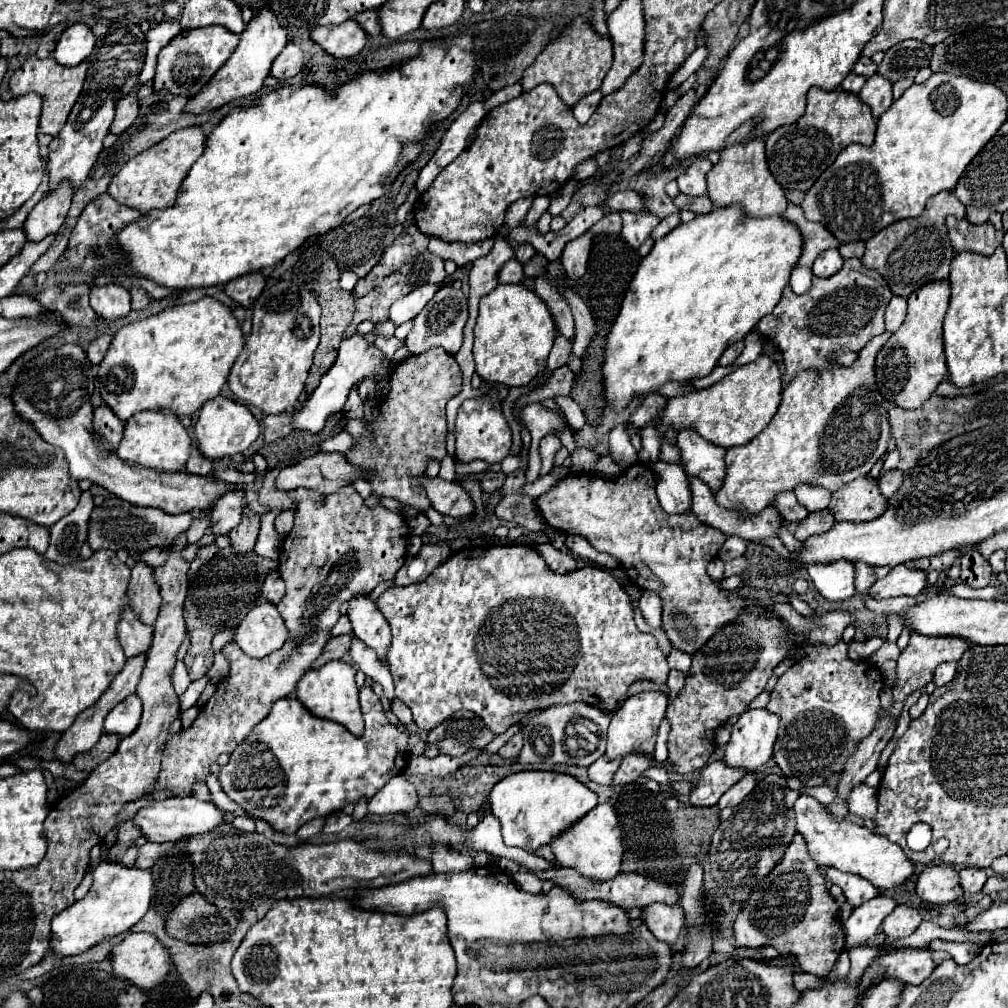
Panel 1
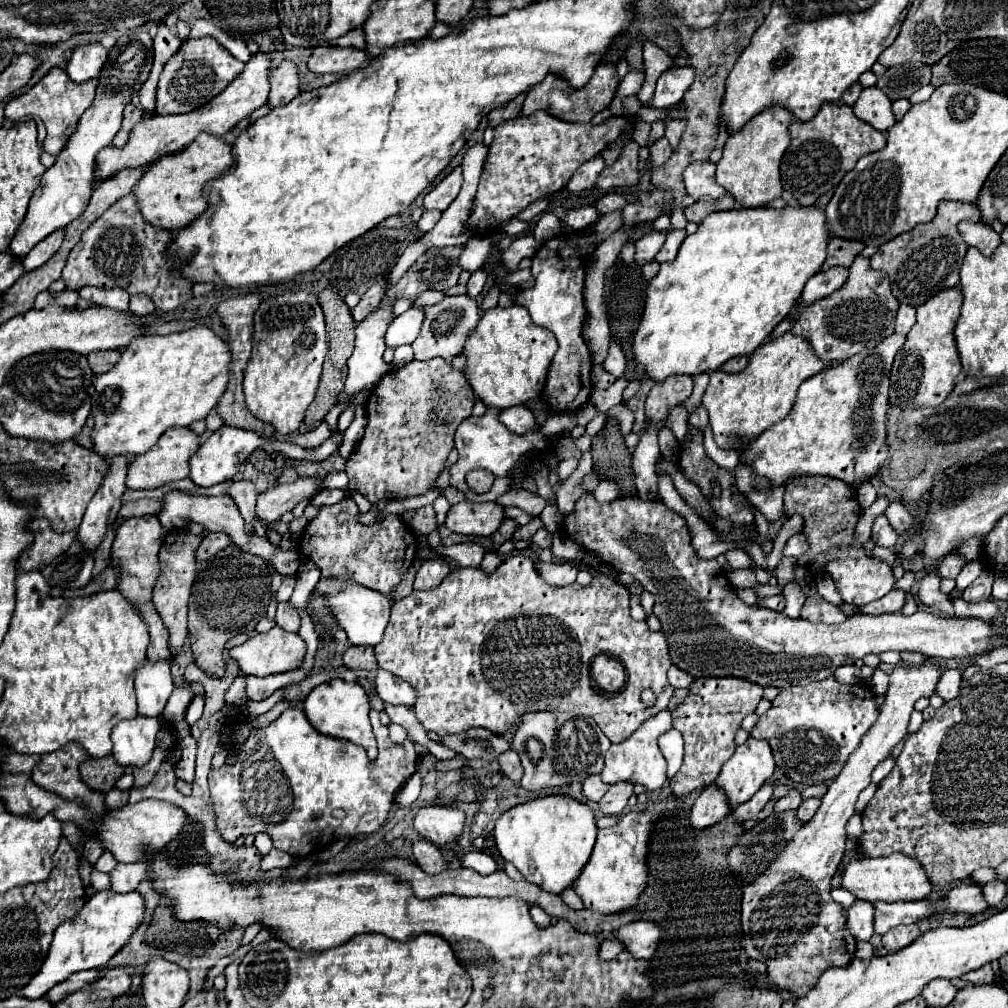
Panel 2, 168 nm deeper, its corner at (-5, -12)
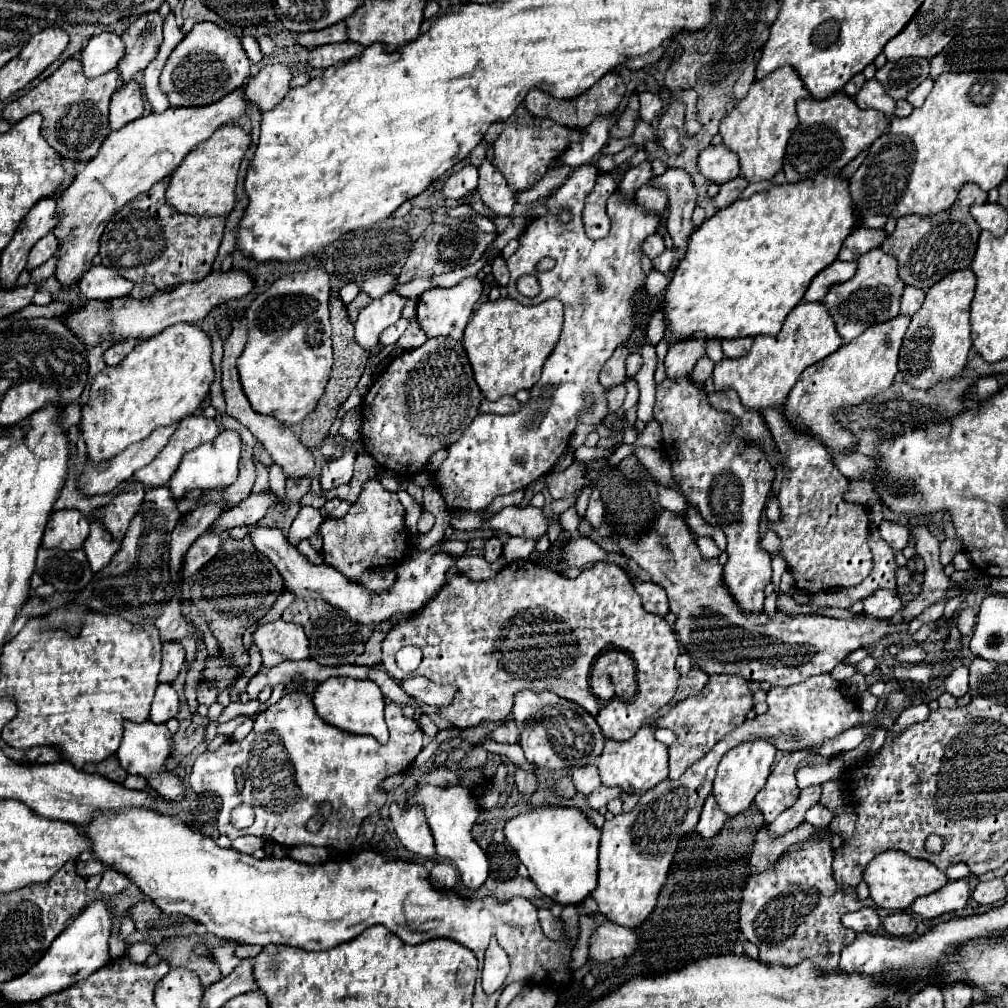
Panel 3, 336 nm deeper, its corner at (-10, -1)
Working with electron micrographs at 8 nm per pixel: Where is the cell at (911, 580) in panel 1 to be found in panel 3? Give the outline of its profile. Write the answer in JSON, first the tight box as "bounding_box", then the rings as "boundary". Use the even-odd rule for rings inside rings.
{"bounding_box":[863,589,903,619],"boundary":[[[877,589],[875,593],[871,593],[869,597],[863,599],[863,607],[865,607],[865,613],[871,617],[891,619],[903,609],[903,599],[897,589],[893,589],[893,591]]]}

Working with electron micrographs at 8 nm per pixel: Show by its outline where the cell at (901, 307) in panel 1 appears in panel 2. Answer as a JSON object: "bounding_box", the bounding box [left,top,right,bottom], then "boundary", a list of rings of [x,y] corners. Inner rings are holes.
{"bounding_box":[896,304,916,334],"boundary":[[[900,304],[898,316],[896,316],[896,332],[898,334],[908,334],[910,328],[914,326],[914,322],[916,322],[916,308]]]}

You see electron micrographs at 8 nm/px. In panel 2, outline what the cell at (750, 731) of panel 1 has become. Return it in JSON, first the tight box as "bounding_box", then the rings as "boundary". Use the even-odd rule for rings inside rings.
{"bounding_box":[714,738,774,808],"boundary":[[[748,738],[736,748],[734,756],[722,766],[714,784],[726,794],[730,808],[750,800],[760,786],[774,774],[774,758],[770,744]]]}

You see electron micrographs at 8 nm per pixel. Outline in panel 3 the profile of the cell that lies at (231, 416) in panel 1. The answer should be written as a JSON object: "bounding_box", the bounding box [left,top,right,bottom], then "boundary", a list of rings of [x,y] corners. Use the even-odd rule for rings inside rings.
{"bounding_box":[169,431,243,499],"boundary":[[[221,431],[215,437],[215,441],[199,445],[195,451],[187,453],[179,465],[179,471],[175,471],[175,475],[171,477],[171,483],[169,483],[175,499],[183,497],[191,489],[219,489],[219,487],[231,485],[239,473],[241,445],[243,445],[243,441],[241,441],[239,431]]]}

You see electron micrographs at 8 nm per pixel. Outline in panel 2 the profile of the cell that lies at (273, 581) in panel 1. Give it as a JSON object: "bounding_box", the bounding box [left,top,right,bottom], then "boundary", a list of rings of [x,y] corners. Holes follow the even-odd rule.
{"bounding_box":[276,602,300,632],"boundary":[[[282,602],[282,604],[278,604],[276,624],[286,632],[298,632],[300,630],[300,614],[288,602]]]}

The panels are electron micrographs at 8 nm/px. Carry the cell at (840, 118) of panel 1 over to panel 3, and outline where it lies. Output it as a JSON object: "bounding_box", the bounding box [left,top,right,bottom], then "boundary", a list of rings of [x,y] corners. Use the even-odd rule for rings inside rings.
{"bounding_box":[783,93,889,183],"boundary":[[[833,93],[823,101],[811,97],[801,99],[797,103],[797,115],[799,125],[787,143],[783,163],[783,173],[789,183],[799,183],[817,175],[837,175],[851,159],[855,159],[861,151],[871,147],[871,143],[877,137],[889,133],[887,115],[875,109],[859,109],[857,103],[845,93]]]}

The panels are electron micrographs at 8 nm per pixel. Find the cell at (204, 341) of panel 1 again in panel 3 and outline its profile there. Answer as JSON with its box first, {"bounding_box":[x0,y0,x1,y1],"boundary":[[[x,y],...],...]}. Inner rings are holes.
{"bounding_box":[81,323,215,461],"boundary":[[[179,323],[159,335],[141,341],[113,367],[99,371],[91,383],[81,429],[91,461],[111,459],[127,445],[149,437],[157,427],[175,425],[185,415],[193,415],[215,379],[211,361],[211,337],[193,323]]]}

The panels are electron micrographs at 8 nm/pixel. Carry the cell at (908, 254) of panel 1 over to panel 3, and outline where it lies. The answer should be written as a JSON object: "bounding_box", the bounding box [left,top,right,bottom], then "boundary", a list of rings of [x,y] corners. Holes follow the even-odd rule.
{"bounding_box":[881,183,987,291],"boundary":[[[967,183],[961,187],[957,201],[943,213],[935,217],[903,217],[897,221],[895,231],[883,241],[881,251],[895,257],[899,263],[899,277],[905,285],[919,287],[927,291],[937,281],[941,281],[945,275],[967,269],[973,261],[977,239],[979,239],[979,227],[973,221],[969,207],[973,203],[987,201],[987,193],[981,191],[977,185]]]}

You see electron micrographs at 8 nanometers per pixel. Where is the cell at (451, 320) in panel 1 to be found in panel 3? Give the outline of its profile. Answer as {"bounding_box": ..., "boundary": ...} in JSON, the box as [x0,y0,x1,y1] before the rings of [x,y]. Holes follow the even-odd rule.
{"bounding_box":[417,277,481,339],"boundary":[[[469,277],[463,279],[459,285],[449,287],[449,289],[427,289],[421,293],[419,301],[417,301],[417,321],[421,325],[421,329],[425,331],[427,339],[431,337],[447,337],[447,339],[463,339],[463,329],[469,321],[469,317],[473,315],[475,303],[481,297],[481,281],[477,277]]]}

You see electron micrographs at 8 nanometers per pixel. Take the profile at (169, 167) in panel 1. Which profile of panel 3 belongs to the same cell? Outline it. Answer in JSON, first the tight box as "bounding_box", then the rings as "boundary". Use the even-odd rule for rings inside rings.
{"bounding_box":[165,125,251,217],"boundary":[[[221,125],[219,129],[215,129],[215,133],[207,141],[199,143],[171,173],[165,195],[167,203],[177,213],[187,213],[187,215],[207,215],[207,217],[229,215],[235,205],[235,185],[237,185],[239,165],[249,143],[251,137],[243,127]]]}

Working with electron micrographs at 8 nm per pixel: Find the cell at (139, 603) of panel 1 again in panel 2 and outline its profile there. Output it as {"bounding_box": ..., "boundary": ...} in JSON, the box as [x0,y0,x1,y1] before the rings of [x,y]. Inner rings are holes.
{"bounding_box":[112,514,172,662],"boundary":[[[146,514],[146,516],[132,516],[122,520],[122,524],[116,528],[116,536],[112,542],[112,566],[122,566],[118,586],[122,594],[132,602],[132,606],[142,614],[142,620],[148,624],[150,630],[150,644],[148,644],[148,658],[150,662],[160,662],[172,660],[172,650],[170,650],[170,640],[168,640],[168,630],[164,628],[154,604],[152,604],[152,586],[156,584],[158,578],[158,552],[164,542],[164,528],[160,526],[158,516]]]}

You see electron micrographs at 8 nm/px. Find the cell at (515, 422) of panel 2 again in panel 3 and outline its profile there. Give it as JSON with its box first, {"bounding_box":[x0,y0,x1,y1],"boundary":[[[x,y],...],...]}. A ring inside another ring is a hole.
{"bounding_box":[479,397,521,413],"boundary":[[[503,397],[499,401],[483,399],[479,407],[481,413],[517,413],[519,409],[521,409],[521,403],[515,397]]]}

